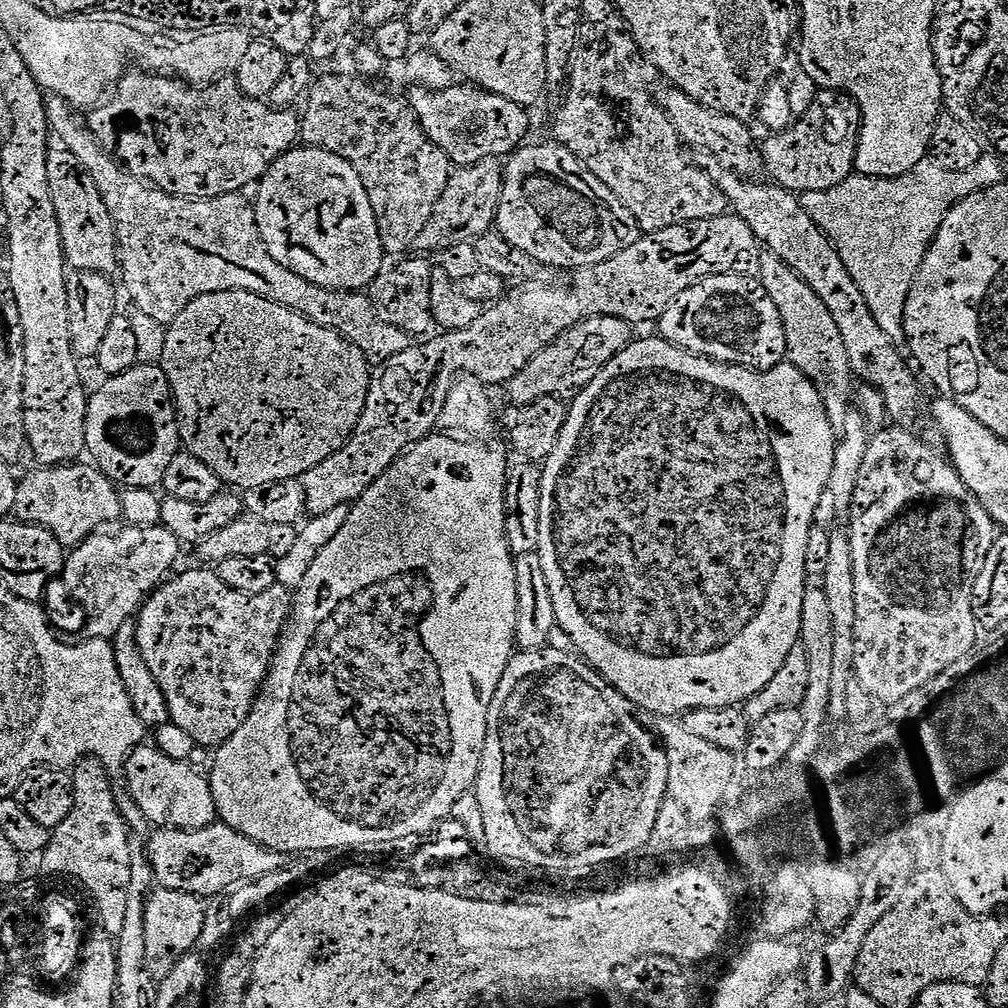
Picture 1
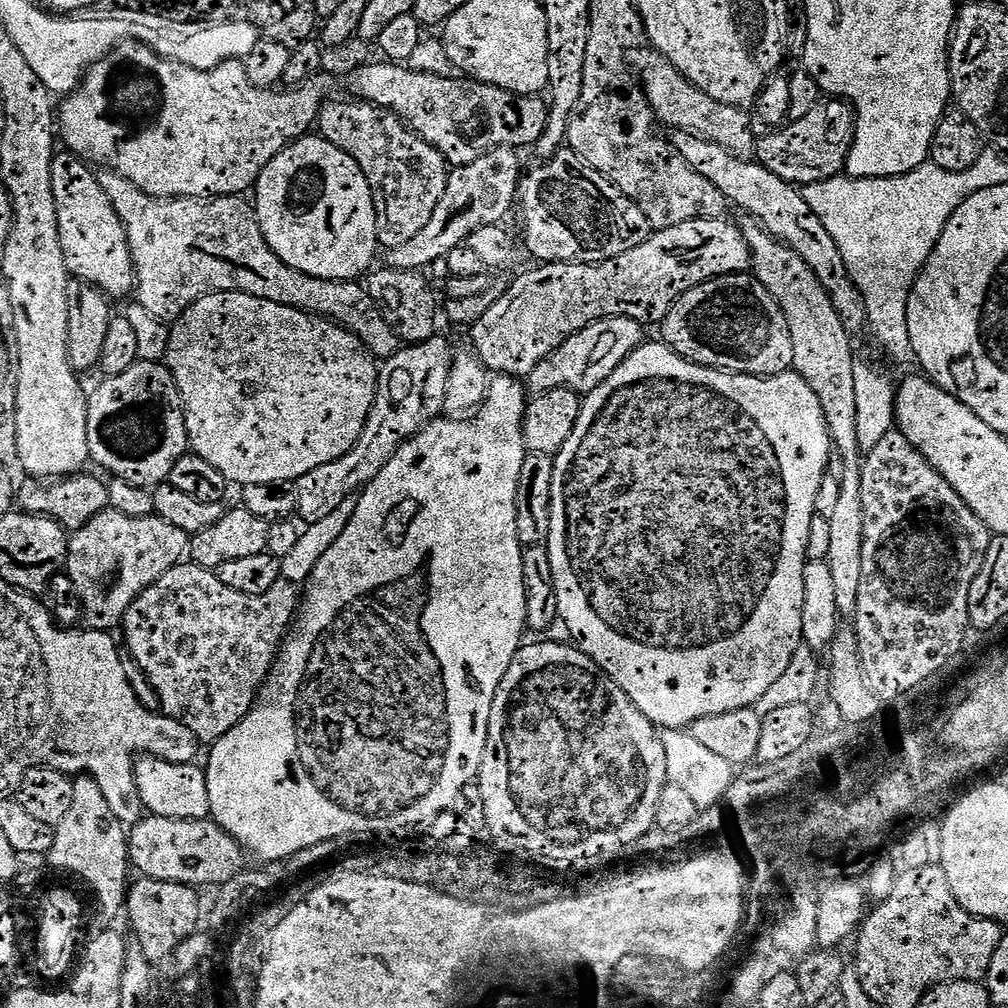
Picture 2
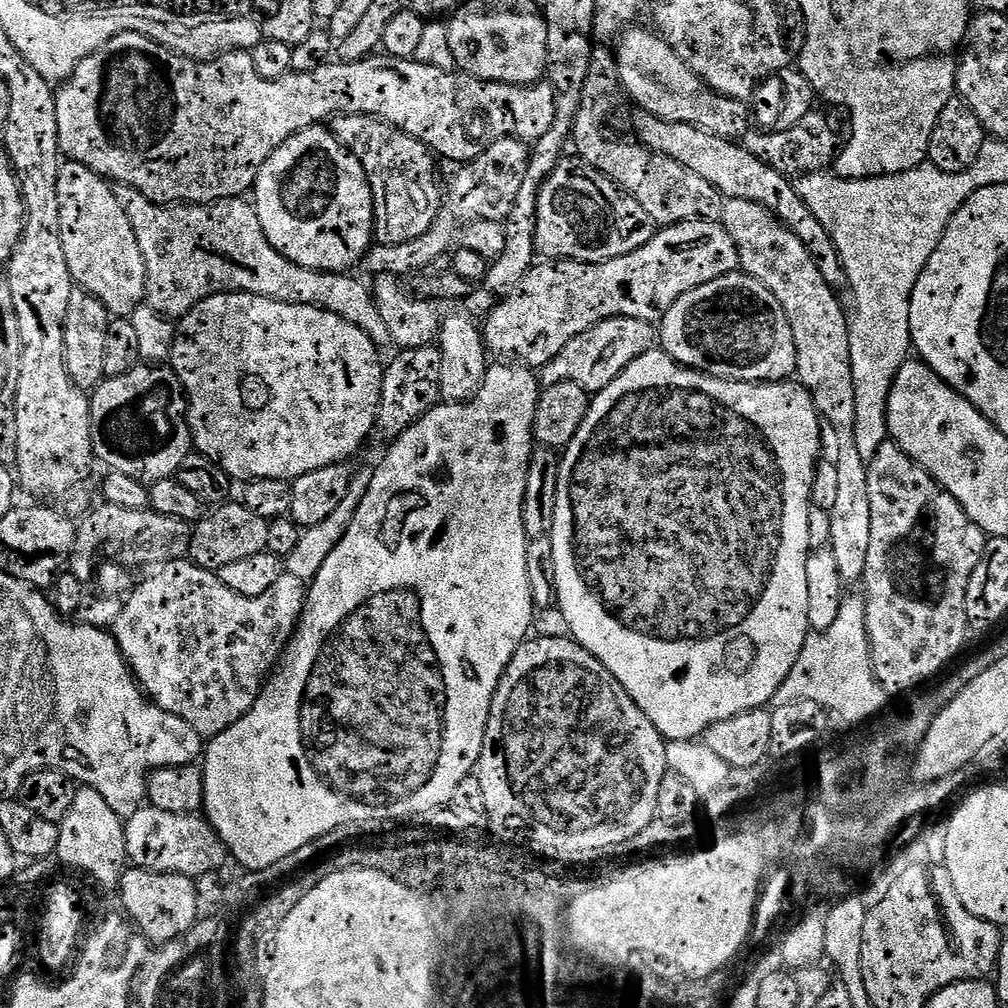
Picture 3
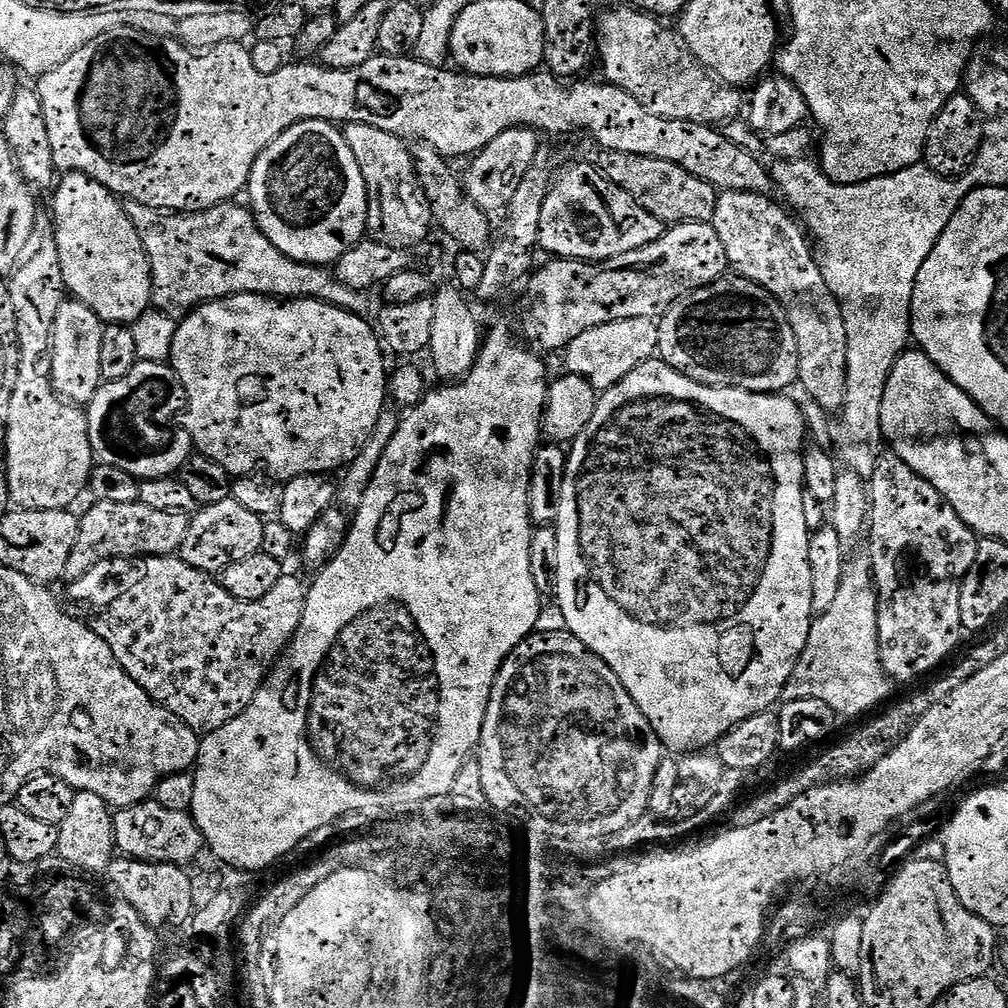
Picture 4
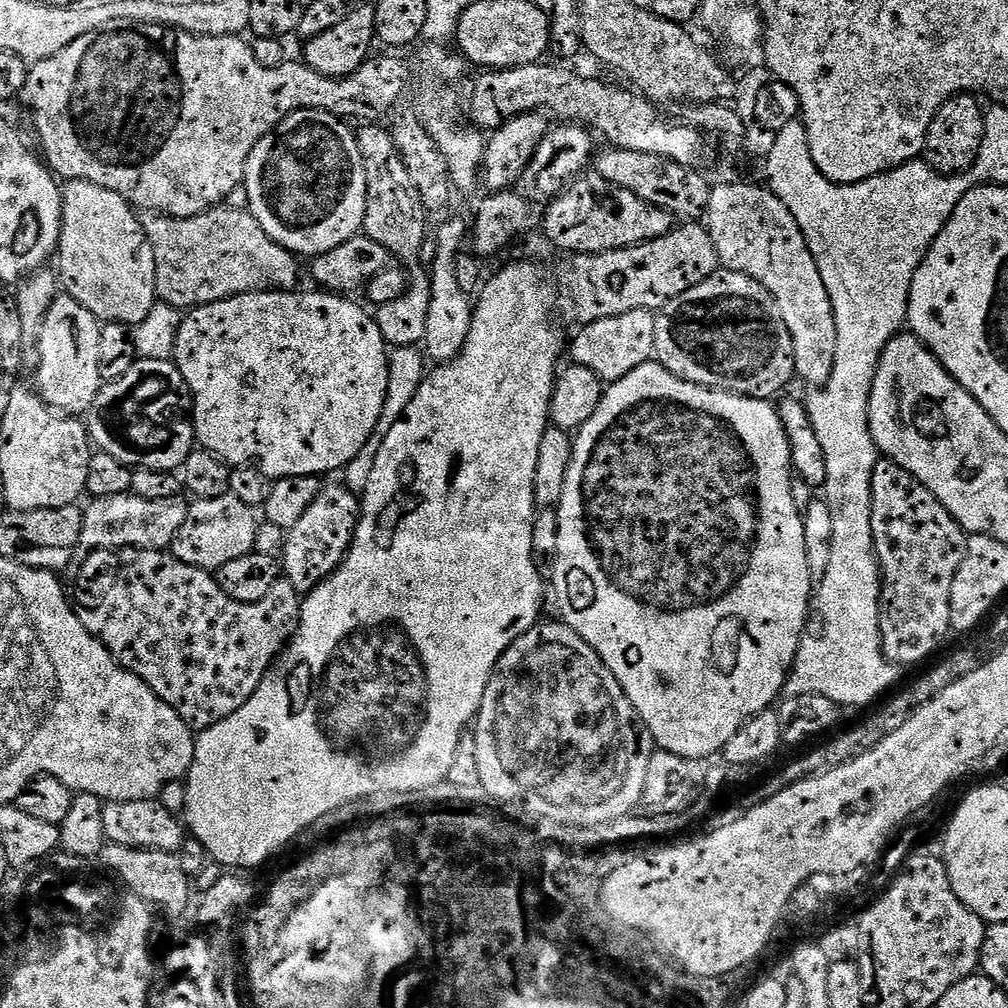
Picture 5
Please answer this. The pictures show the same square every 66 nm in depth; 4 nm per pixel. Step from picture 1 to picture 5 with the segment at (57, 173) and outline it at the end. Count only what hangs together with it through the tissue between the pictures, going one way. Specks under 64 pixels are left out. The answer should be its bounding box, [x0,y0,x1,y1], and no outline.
[58,180,158,326]

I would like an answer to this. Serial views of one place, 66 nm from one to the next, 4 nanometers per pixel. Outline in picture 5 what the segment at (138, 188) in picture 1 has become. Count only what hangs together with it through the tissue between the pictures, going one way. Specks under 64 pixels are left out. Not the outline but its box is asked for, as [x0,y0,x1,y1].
[143,207,301,310]

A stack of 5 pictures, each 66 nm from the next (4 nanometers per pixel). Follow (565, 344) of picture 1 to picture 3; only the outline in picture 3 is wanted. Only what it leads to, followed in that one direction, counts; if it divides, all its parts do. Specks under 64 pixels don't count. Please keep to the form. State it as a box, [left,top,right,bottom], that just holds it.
[538,316,658,394]

